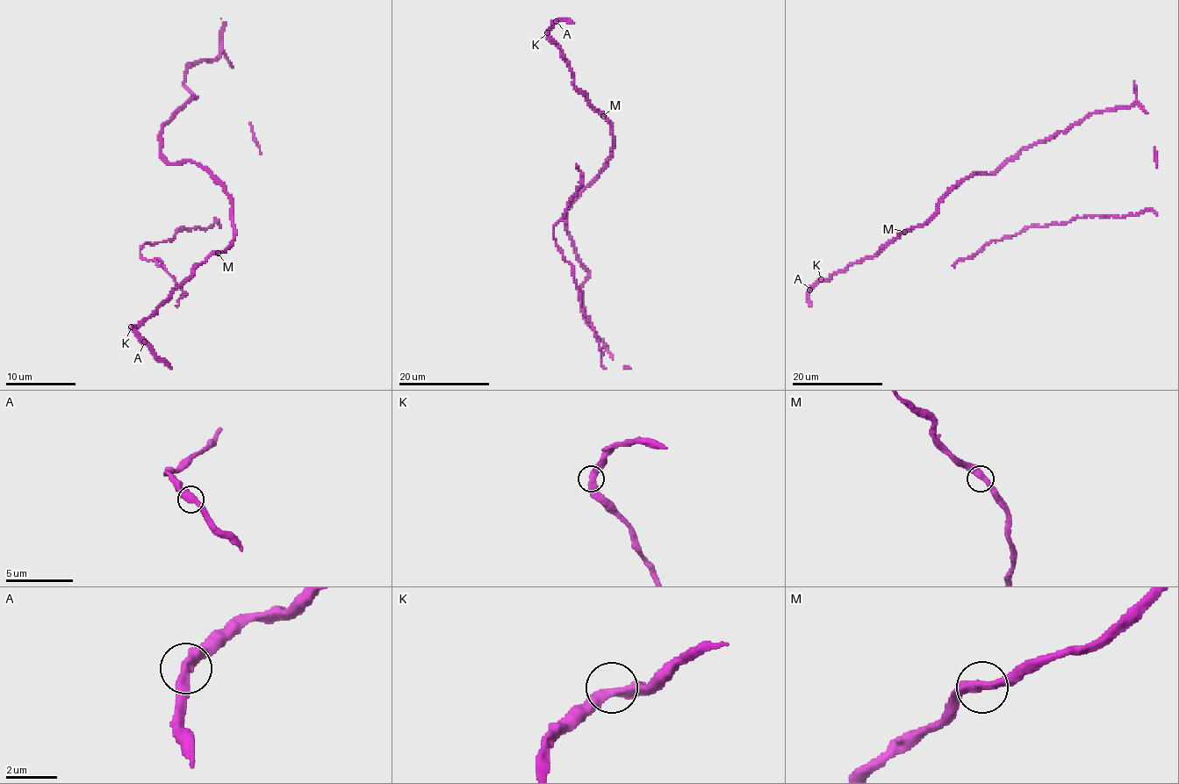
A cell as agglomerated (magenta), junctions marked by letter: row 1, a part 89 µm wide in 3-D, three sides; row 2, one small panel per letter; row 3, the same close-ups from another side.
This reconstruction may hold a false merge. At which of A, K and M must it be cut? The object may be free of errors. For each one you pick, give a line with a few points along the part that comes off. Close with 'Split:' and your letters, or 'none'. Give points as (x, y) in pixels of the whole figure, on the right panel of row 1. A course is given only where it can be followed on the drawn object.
Split: none

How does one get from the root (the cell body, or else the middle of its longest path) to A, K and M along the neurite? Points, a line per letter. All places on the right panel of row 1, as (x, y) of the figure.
A: (1092, 112), (1024, 147), (990, 174), (973, 173), (923, 224), (809, 290)
K: (1092, 112), (1024, 147), (990, 174), (973, 173), (923, 224), (902, 232), (874, 256), (821, 279)
M: (1092, 112), (1065, 131), (1024, 147), (990, 174), (973, 173), (949, 190), (932, 217), (904, 232)

